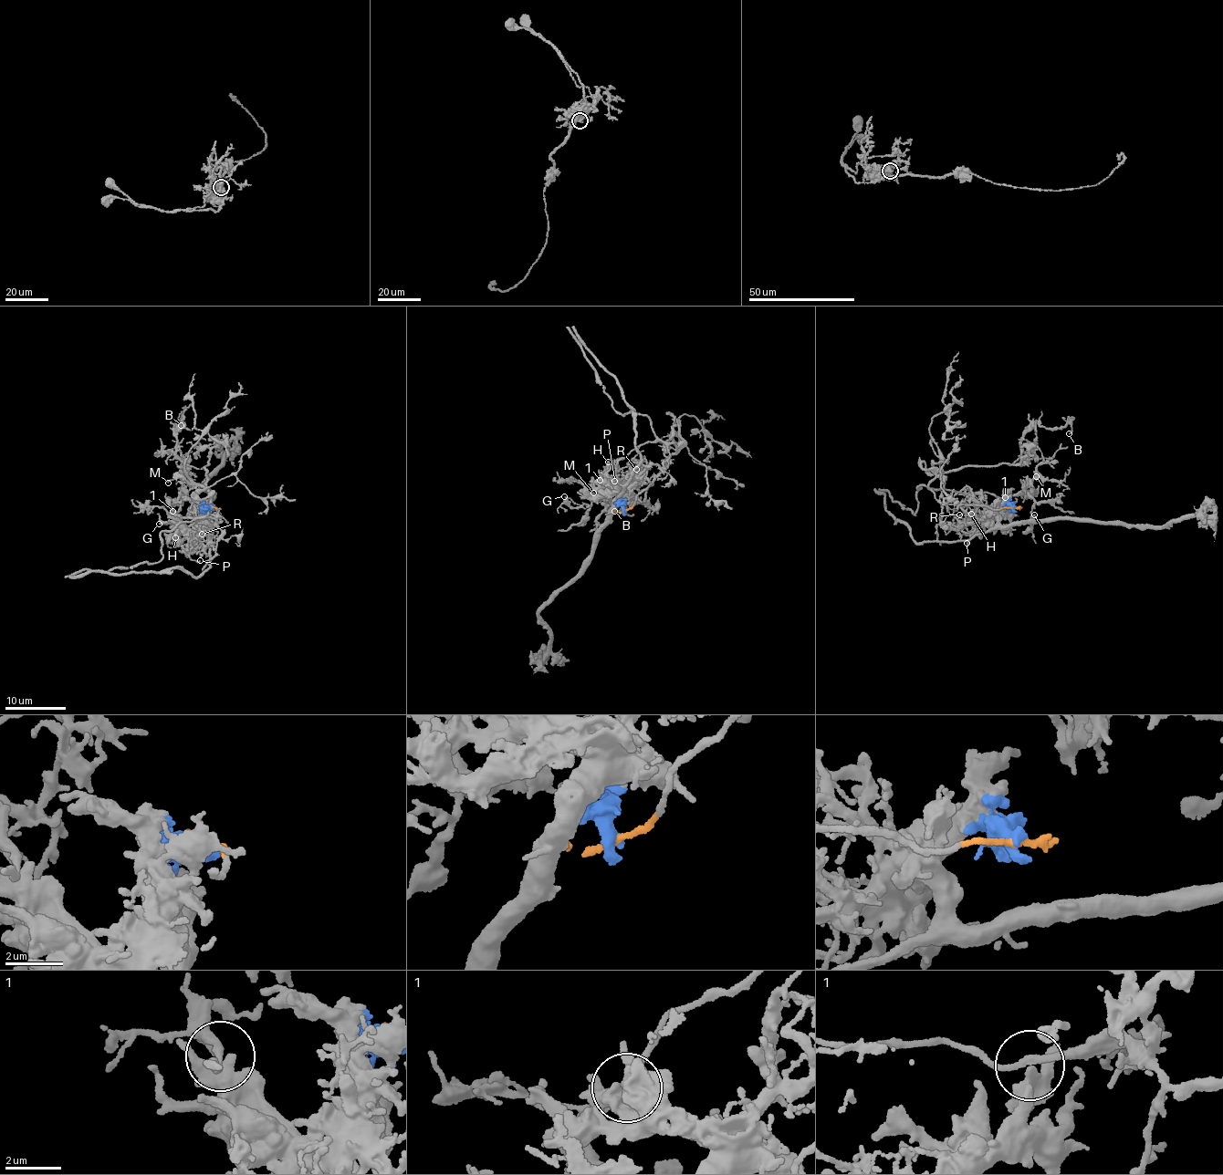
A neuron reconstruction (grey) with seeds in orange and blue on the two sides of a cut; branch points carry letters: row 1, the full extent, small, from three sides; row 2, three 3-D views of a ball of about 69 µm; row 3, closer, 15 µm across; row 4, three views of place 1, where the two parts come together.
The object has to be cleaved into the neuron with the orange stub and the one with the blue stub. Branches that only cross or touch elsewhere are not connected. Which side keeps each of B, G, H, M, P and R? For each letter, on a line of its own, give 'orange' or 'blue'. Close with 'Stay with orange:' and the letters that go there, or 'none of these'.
B: orange
G: orange
H: blue
M: orange
P: blue
R: blue
Stay with orange: B, G, M

